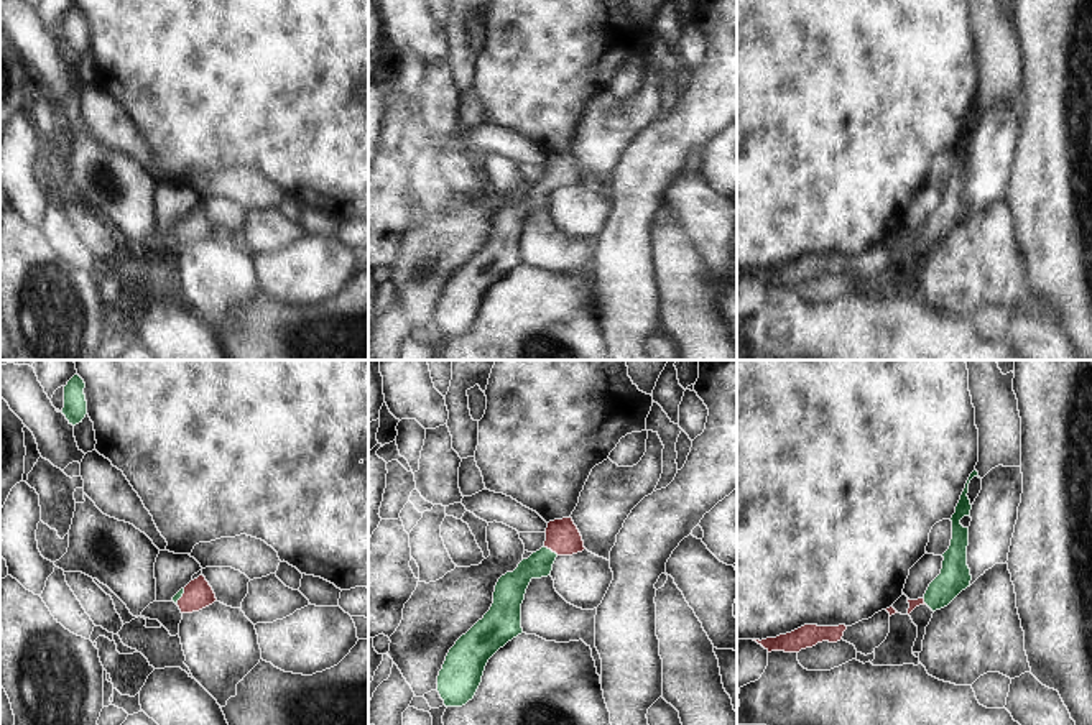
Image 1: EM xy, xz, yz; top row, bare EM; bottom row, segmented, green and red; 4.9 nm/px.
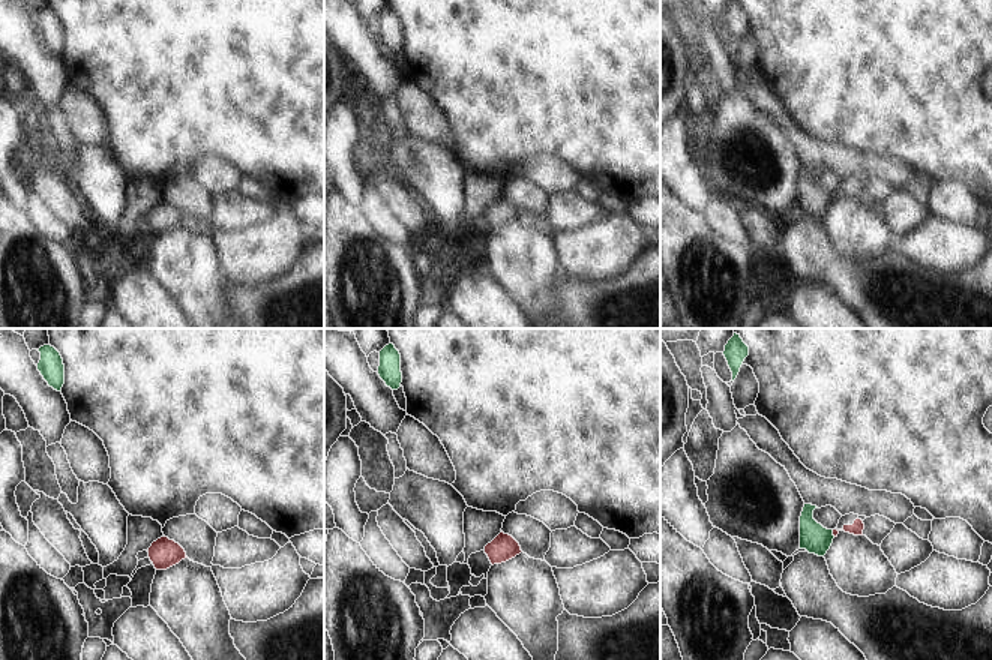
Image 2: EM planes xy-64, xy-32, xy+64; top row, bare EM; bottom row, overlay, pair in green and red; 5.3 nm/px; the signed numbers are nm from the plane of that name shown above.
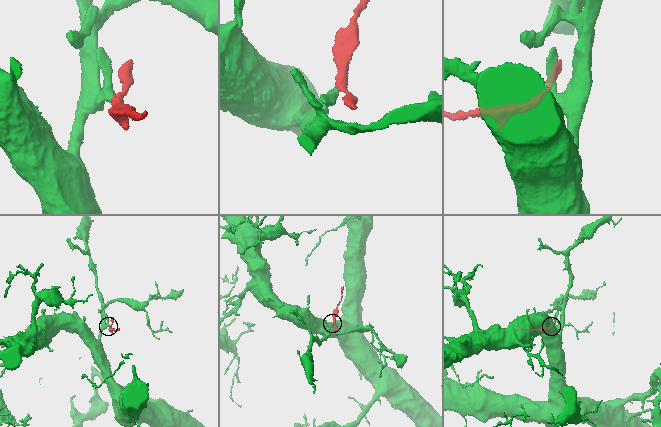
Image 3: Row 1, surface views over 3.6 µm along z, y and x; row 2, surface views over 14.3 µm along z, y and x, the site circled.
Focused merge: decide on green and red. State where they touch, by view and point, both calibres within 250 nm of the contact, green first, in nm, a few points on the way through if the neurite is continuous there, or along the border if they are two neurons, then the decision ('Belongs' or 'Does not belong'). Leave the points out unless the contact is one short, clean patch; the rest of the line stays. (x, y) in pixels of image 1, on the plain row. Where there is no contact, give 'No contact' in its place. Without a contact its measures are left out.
Touches green at xz (550, 181). Thickness 130 nm (green) against 160 nm. Path across: xz (513, 217), (550, 181), (563, 168). Belongs

